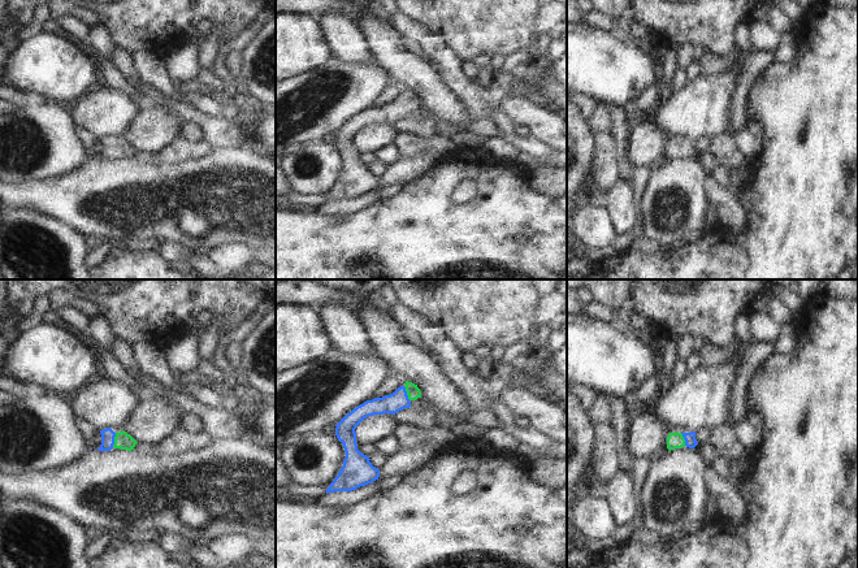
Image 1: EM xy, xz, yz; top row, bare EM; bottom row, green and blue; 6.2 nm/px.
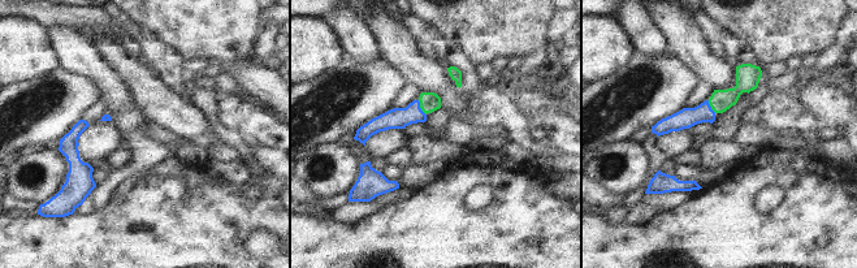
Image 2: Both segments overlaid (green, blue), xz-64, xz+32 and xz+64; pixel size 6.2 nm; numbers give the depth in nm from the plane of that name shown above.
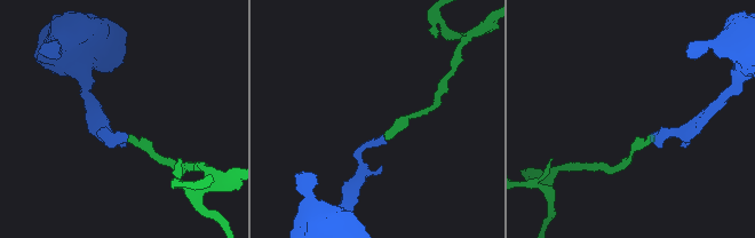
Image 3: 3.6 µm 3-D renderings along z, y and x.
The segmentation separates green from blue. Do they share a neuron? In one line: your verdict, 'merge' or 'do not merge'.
merge

